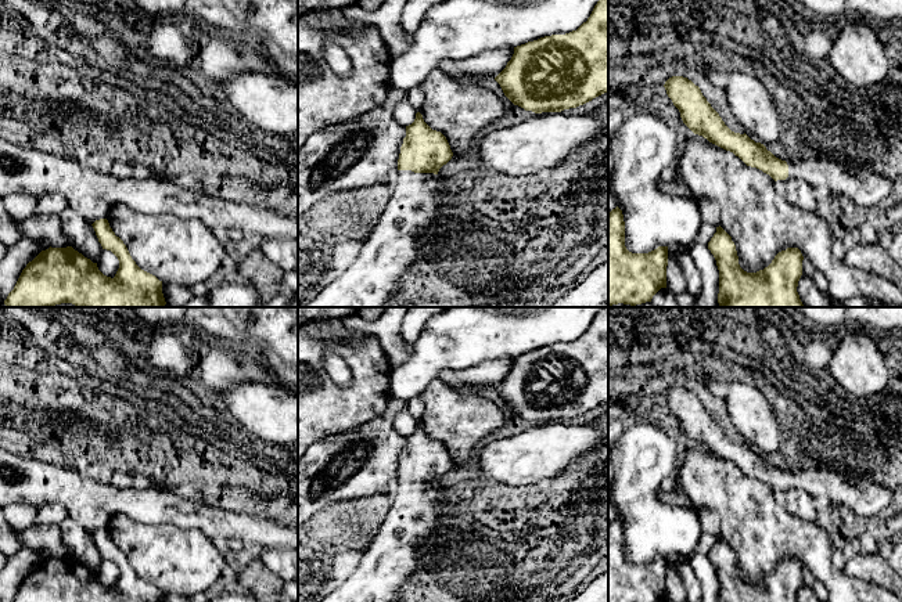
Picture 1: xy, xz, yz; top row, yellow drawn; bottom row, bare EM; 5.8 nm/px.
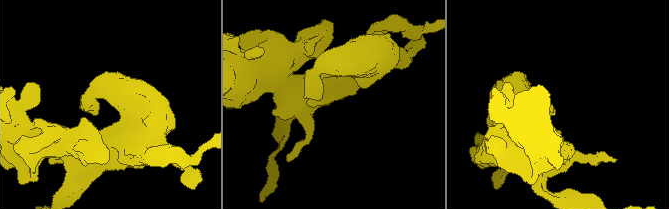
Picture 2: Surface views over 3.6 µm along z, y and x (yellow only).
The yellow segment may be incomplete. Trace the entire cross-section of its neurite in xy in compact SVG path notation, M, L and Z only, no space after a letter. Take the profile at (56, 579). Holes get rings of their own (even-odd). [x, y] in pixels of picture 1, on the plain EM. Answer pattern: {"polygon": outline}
{"polygon": "M107 529L96 530L91 536L103 559L111 560L119 570L119 578L114 588L104 585L97 573L93 573L72 556L50 556L26 574L11 602L162 602L162 591L136 574Z"}

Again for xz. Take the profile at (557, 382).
{"polygon": "M601 307L576 340L545 346L514 357L506 378L495 387L504 405L525 421L561 422L608 401L608 307Z"}

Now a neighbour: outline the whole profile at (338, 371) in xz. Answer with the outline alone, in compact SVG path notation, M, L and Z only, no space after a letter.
M327 352L323 358L323 368L330 379L339 387L346 387L352 381L352 371L337 352Z

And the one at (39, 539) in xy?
M35 525L26 530L17 531L24 548L36 554L47 552L51 558L71 556L71 551L61 540L58 526L39 526Z

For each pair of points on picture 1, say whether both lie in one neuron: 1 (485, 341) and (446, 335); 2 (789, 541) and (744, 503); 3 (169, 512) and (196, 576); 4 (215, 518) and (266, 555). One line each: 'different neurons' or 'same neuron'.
1: same neuron
2: same neuron
3: different neurons
4: different neurons

